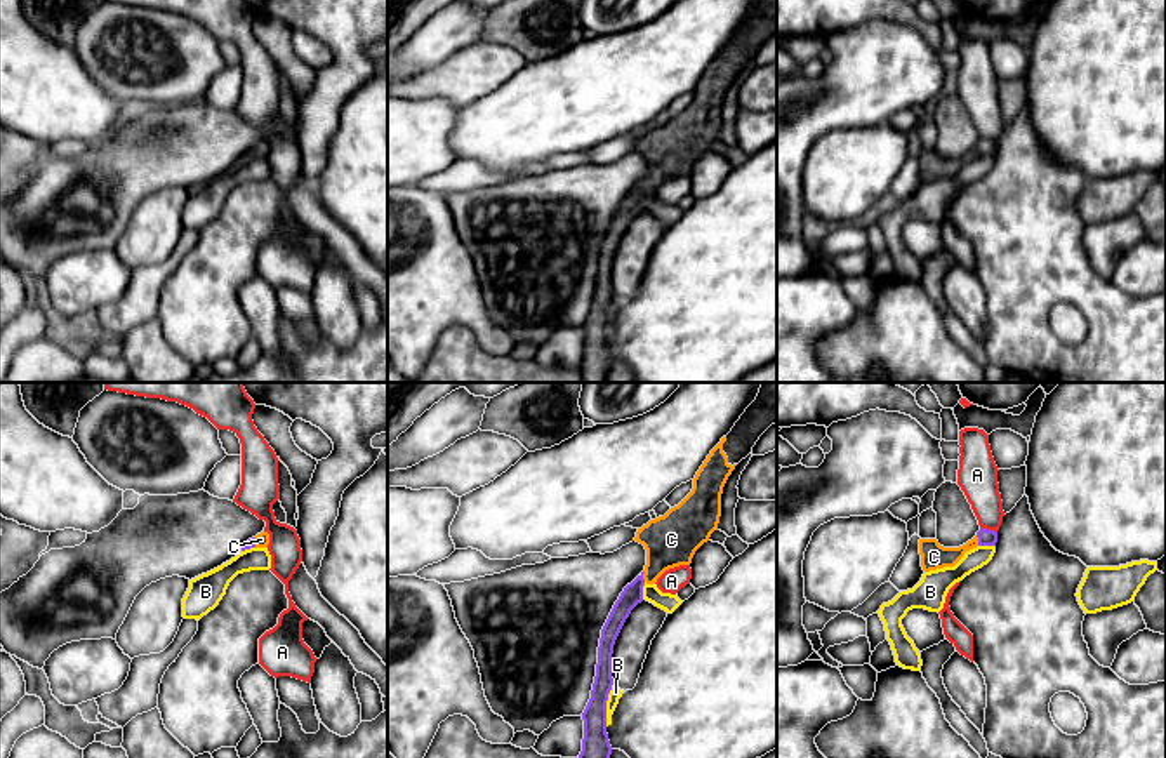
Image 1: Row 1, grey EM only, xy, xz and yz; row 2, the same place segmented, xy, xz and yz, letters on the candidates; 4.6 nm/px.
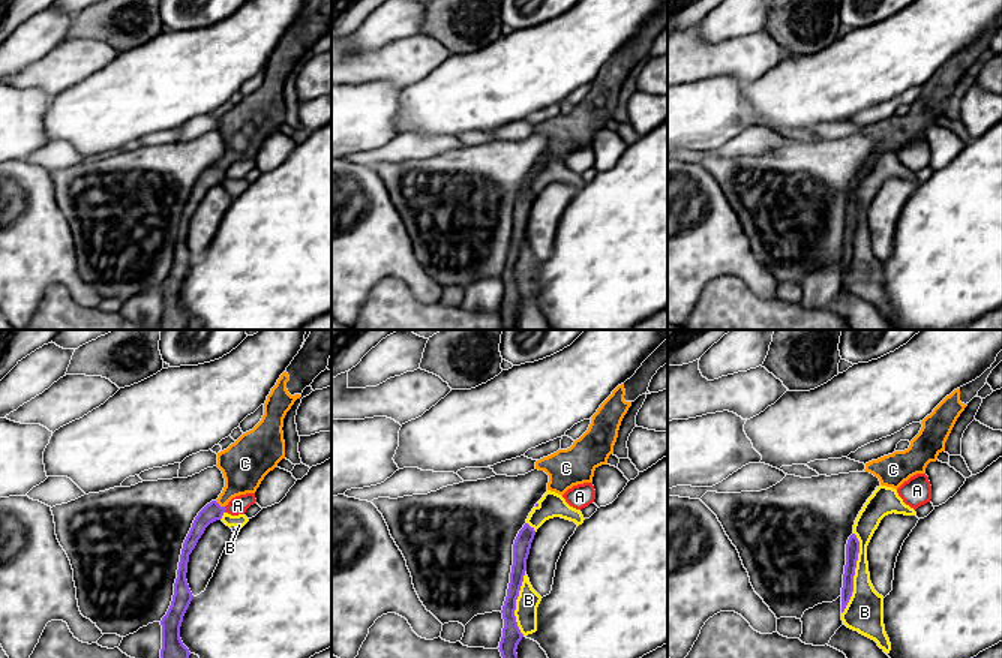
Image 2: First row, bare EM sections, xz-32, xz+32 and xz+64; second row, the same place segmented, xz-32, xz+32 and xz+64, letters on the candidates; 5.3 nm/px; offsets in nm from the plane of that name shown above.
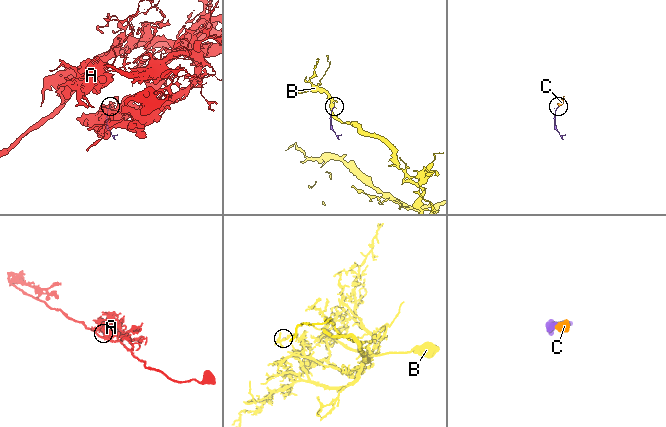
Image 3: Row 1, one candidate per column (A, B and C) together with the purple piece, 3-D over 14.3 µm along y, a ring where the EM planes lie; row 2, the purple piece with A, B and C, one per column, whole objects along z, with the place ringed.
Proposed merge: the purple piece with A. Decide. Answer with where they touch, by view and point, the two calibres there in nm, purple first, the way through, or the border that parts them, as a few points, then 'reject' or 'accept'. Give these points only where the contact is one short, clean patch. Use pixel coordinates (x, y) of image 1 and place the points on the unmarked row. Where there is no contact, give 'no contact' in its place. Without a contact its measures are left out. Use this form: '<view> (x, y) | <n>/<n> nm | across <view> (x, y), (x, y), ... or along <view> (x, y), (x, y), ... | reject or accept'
yz (989, 141) | 80/180 nm | along yz (980, 138), (996, 143) | reject

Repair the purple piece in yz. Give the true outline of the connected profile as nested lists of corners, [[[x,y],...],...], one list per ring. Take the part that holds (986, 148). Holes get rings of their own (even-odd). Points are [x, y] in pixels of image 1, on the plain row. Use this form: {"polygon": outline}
{"polygon": [[[980,139],[977,146],[959,158],[944,158],[937,150],[919,150],[921,177],[924,183],[954,177],[966,162],[977,156],[996,156],[997,143]]]}

